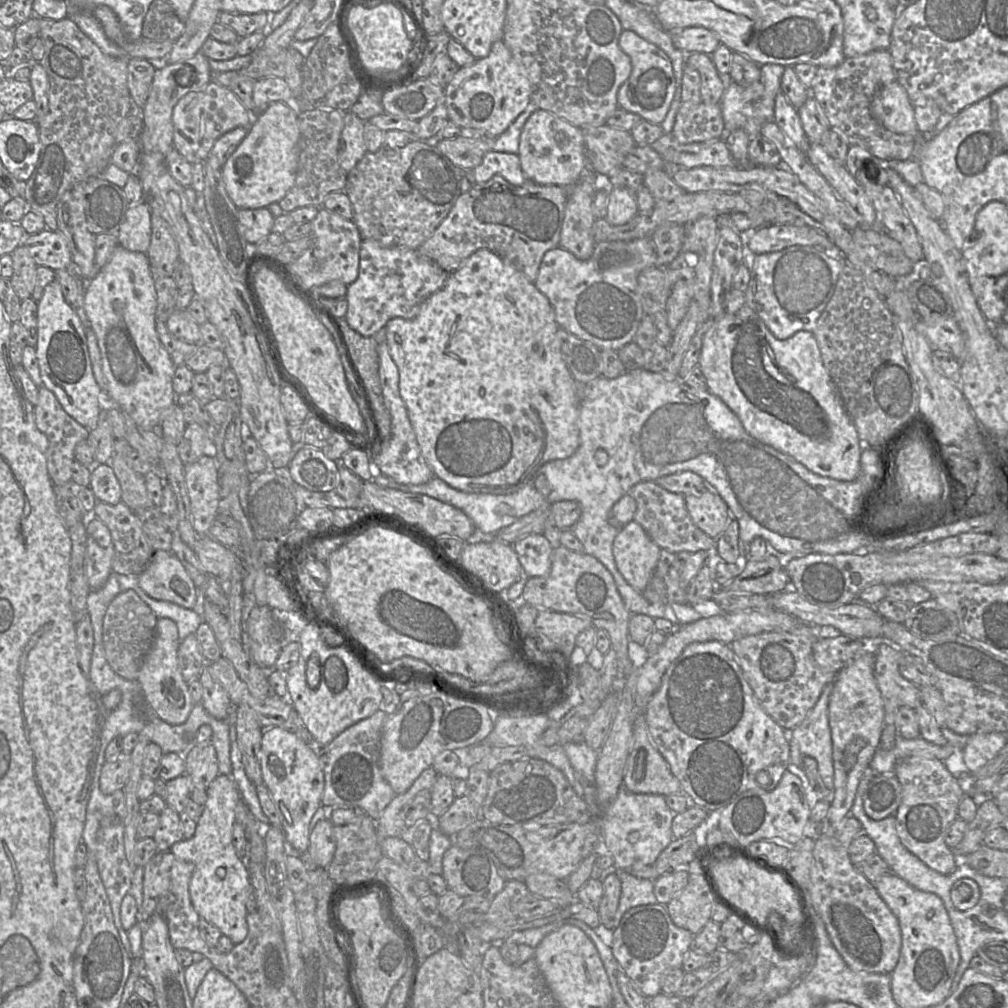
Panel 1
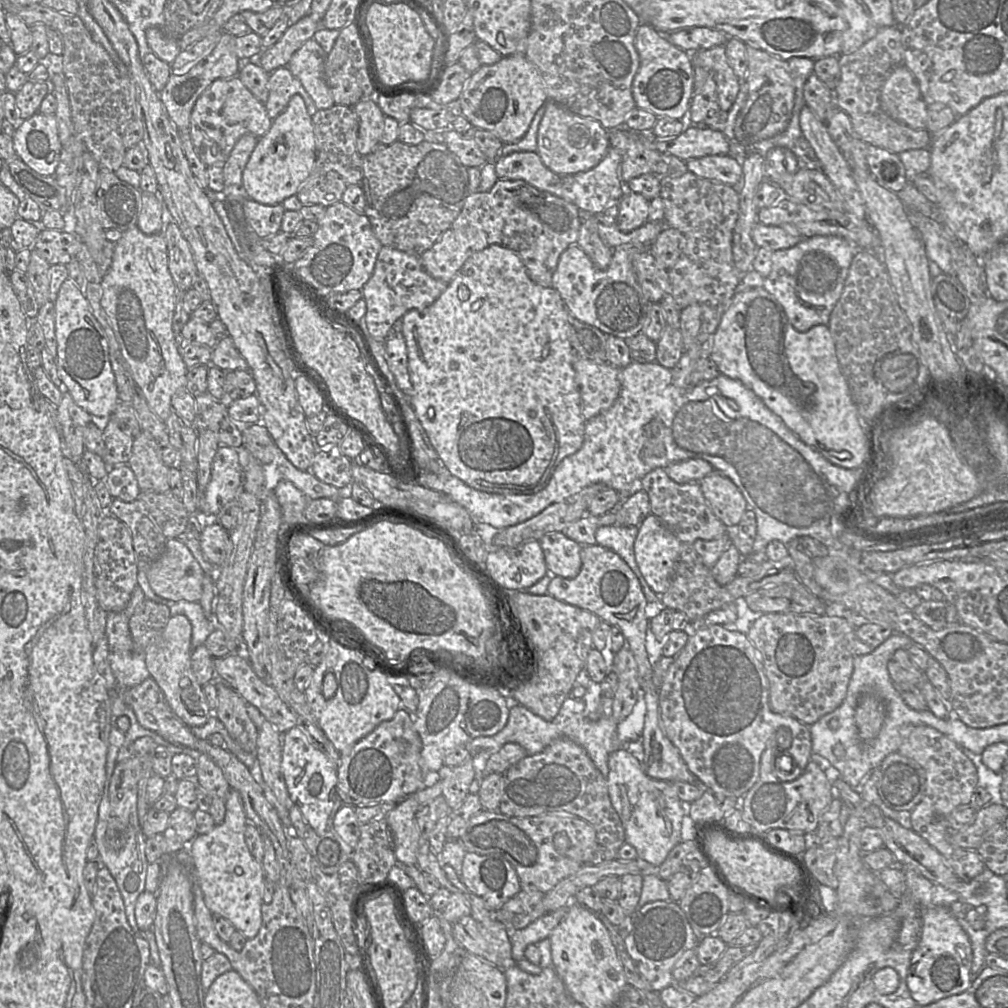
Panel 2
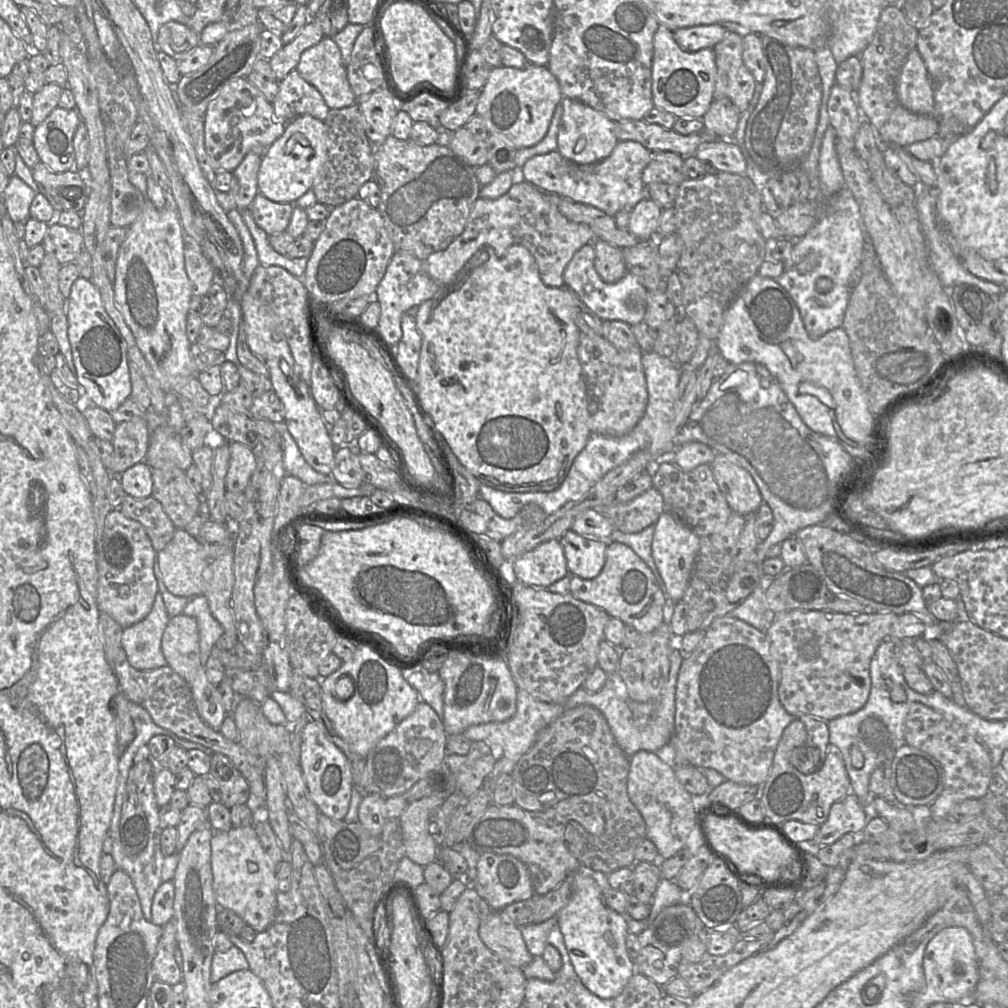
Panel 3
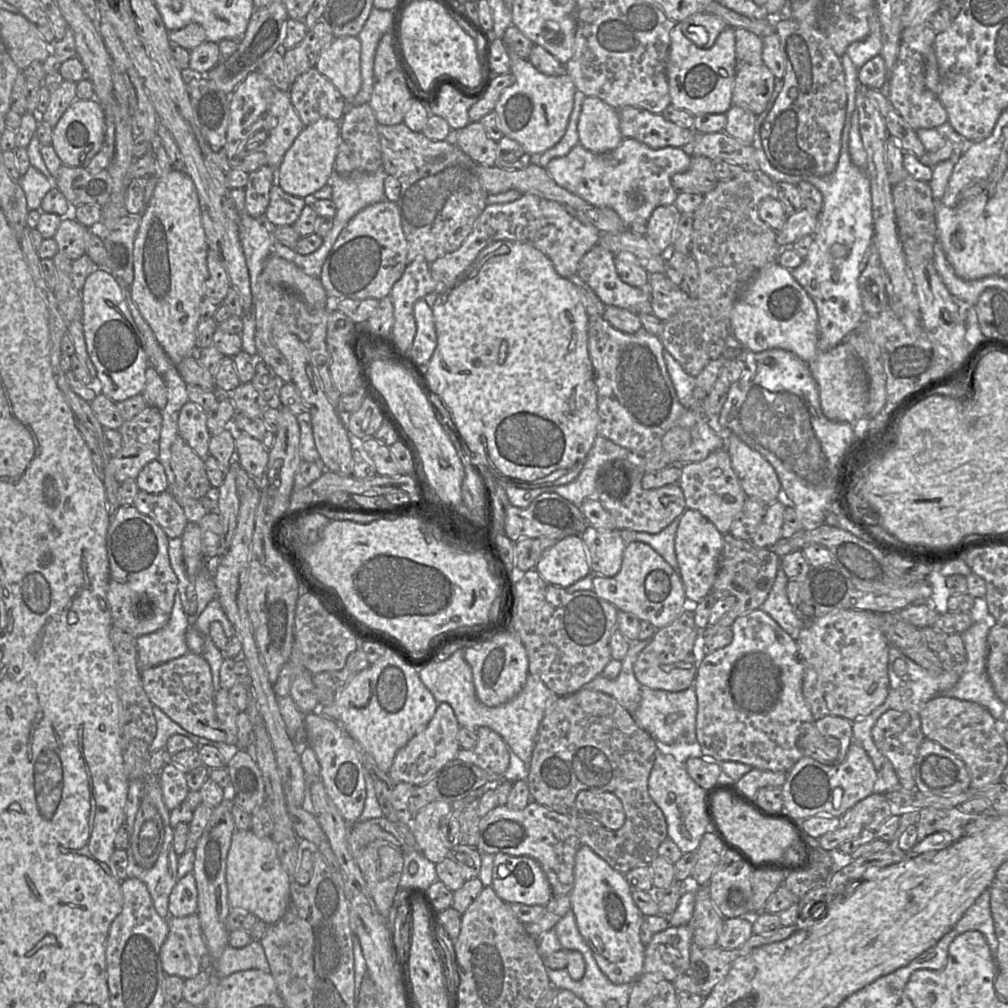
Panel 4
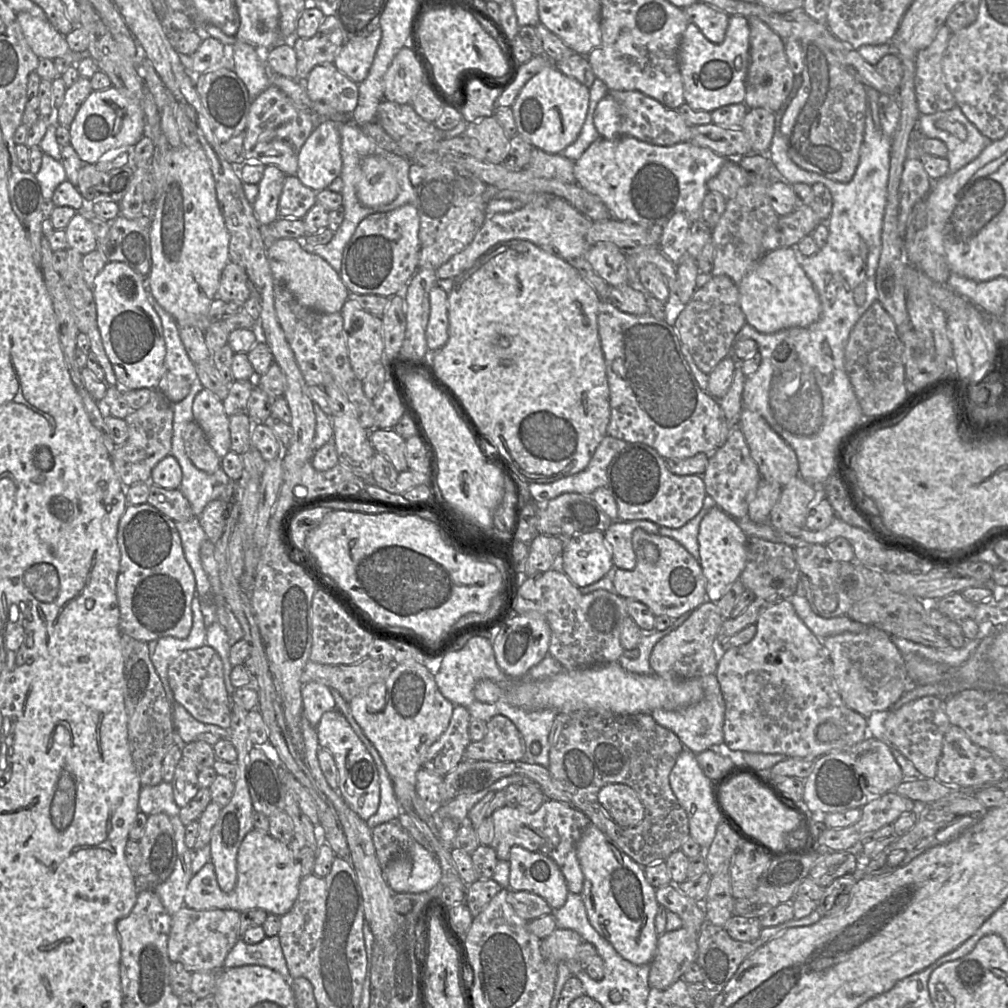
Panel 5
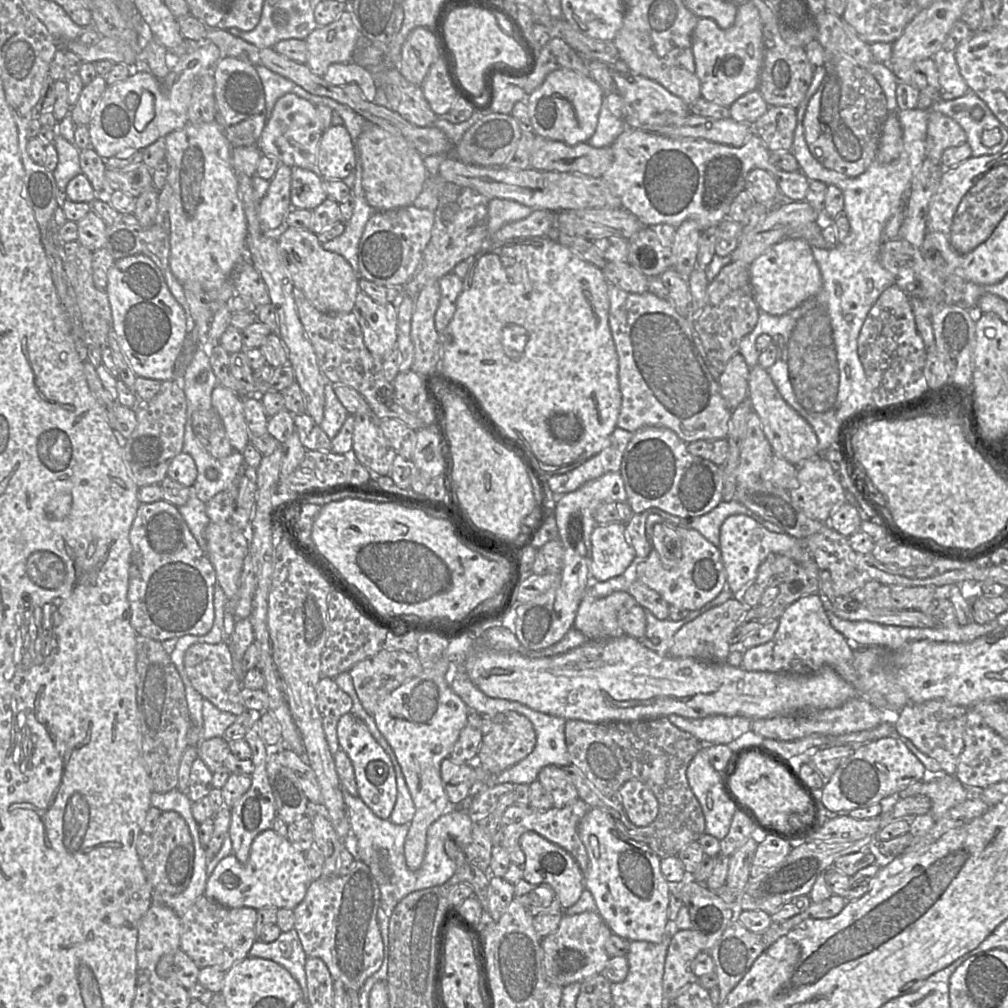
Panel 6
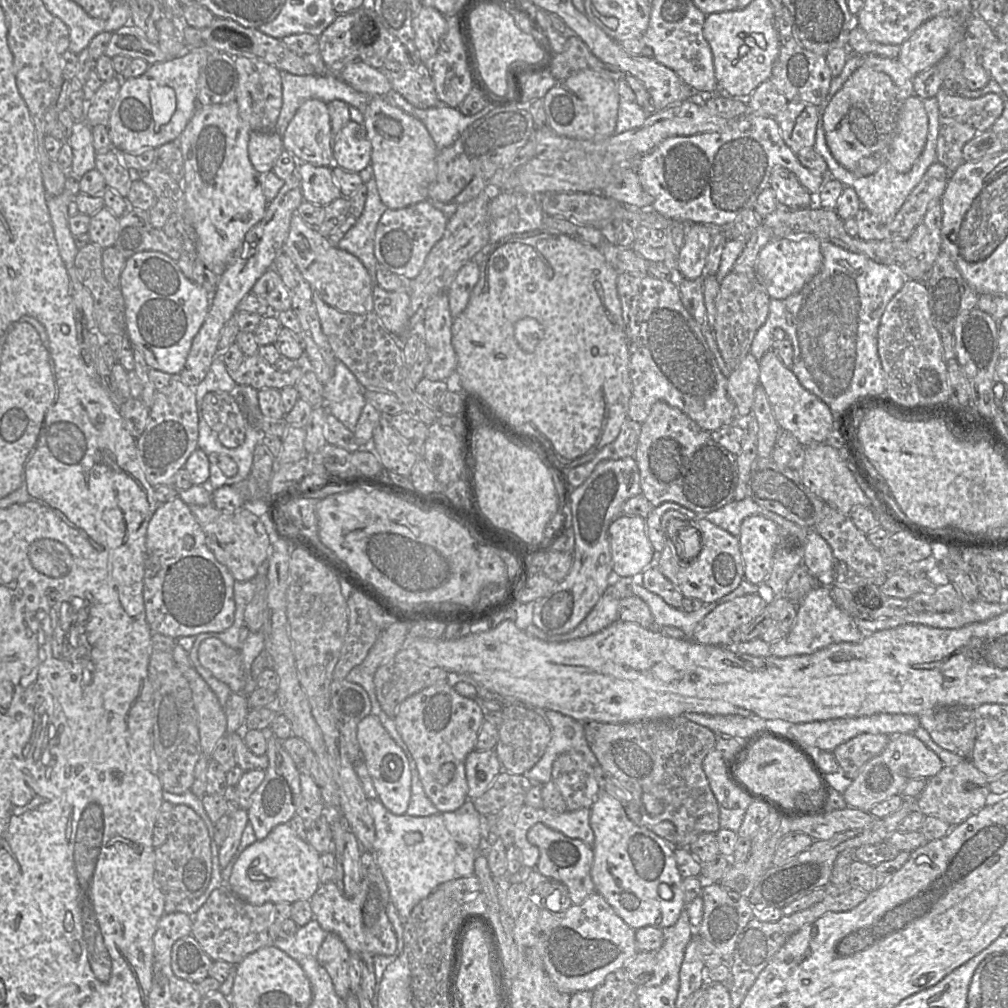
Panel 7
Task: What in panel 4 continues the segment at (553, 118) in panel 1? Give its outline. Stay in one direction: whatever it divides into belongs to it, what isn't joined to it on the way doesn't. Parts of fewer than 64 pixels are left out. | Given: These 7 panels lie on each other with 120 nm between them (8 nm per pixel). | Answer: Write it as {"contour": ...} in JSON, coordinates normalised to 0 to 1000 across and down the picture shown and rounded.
{"contour":[[[592,96],[579,97],[572,131],[573,143],[588,152],[607,150],[619,138],[614,127],[614,109]]]}

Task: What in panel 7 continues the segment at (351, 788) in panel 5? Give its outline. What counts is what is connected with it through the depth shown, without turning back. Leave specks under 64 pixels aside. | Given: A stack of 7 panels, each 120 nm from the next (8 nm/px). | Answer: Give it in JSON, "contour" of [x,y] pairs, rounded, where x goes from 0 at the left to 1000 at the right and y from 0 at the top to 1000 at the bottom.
{"contour":[[[365,709],[354,720],[354,735],[358,753],[368,771],[374,793],[392,809],[403,807],[408,790],[408,761],[405,749],[390,734],[376,711]]]}

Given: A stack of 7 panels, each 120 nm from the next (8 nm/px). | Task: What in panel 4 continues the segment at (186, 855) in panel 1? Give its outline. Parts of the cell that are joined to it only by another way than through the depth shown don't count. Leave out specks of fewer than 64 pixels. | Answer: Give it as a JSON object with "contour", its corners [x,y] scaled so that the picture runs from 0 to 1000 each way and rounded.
{"contour":[[[249,822],[233,824],[224,855],[226,895],[230,902],[252,907],[266,918],[277,914],[288,893],[289,868],[281,861],[274,836],[265,829],[256,829]]]}

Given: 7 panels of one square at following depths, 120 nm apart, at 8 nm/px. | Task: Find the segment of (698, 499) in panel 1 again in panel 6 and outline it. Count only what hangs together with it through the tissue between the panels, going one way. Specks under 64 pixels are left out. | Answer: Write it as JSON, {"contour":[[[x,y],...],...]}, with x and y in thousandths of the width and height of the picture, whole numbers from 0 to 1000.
{"contour":[[[749,362],[744,366],[742,397],[746,407],[753,413],[757,429],[767,450],[794,462],[800,456],[812,452],[812,436],[803,420],[794,413],[775,393],[761,366]]]}

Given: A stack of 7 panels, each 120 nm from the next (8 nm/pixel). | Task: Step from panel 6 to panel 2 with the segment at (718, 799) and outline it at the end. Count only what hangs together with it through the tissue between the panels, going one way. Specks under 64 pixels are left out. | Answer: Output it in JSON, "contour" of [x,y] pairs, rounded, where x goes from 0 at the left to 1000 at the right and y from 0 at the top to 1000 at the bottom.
{"contour":[[[621,742],[604,749],[601,776],[606,798],[618,817],[620,836],[631,842],[633,852],[653,860],[666,842],[676,835],[682,798],[673,792],[665,776],[642,770],[637,757]]]}

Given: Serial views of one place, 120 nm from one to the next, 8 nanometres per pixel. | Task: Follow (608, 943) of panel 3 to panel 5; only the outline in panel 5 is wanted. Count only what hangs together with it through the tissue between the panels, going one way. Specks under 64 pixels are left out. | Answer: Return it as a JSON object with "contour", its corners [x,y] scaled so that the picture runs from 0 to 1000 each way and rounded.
{"contour":[[[585,816],[572,836],[572,851],[579,871],[575,887],[586,919],[619,951],[631,957],[646,954],[654,929],[650,910],[658,901],[651,893],[651,881],[640,870],[640,860],[615,845]]]}

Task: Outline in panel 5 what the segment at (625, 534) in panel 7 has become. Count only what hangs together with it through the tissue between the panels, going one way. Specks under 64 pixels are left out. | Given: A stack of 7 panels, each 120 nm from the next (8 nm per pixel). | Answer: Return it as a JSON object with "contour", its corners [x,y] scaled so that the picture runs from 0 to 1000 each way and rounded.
{"contour":[[[589,527],[563,535],[560,538],[554,561],[548,564],[559,567],[574,583],[598,573],[607,563],[607,548],[599,534],[599,528]]]}

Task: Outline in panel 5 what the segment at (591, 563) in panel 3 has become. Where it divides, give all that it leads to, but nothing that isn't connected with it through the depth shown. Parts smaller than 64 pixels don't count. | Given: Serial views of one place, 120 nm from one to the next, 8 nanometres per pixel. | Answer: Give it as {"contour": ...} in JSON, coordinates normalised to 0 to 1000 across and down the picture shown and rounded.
{"contour":[[[610,516],[599,527],[599,534],[606,544],[608,563],[625,565],[631,561],[631,551],[627,542],[627,531],[631,525],[643,530],[650,529],[655,522],[642,516]]]}

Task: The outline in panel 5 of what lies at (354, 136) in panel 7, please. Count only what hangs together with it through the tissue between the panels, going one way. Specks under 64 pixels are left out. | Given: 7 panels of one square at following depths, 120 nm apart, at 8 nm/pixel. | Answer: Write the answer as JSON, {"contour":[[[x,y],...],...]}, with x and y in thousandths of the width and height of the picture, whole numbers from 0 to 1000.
{"contour":[[[323,118],[310,130],[296,154],[294,175],[313,190],[323,188],[339,169],[336,122]]]}

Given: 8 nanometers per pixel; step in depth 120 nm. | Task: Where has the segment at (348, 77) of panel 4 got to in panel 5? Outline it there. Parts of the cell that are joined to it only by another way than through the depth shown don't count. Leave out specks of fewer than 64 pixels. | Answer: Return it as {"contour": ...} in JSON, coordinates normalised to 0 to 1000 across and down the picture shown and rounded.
{"contour":[[[377,28],[362,37],[347,39],[338,48],[330,63],[337,71],[357,83],[365,74],[377,40]]]}

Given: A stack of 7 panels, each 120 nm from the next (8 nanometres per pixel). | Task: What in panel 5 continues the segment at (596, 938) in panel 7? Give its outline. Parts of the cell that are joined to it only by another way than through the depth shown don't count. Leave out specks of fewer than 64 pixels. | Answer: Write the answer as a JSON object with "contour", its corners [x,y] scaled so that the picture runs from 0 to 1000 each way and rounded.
{"contour":[[[552,920],[537,933],[537,945],[547,955],[562,954],[570,950],[572,940],[577,935],[579,934],[571,924]]]}

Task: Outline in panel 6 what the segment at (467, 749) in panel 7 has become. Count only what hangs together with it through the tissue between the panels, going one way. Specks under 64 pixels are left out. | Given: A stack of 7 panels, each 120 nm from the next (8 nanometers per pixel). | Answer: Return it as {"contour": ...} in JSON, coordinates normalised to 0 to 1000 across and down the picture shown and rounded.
{"contour":[[[421,664],[383,690],[369,708],[374,723],[392,748],[412,800],[401,838],[403,858],[408,864],[415,863],[420,855],[427,819],[450,801],[441,786],[437,763],[461,721],[466,705],[439,671]]]}

